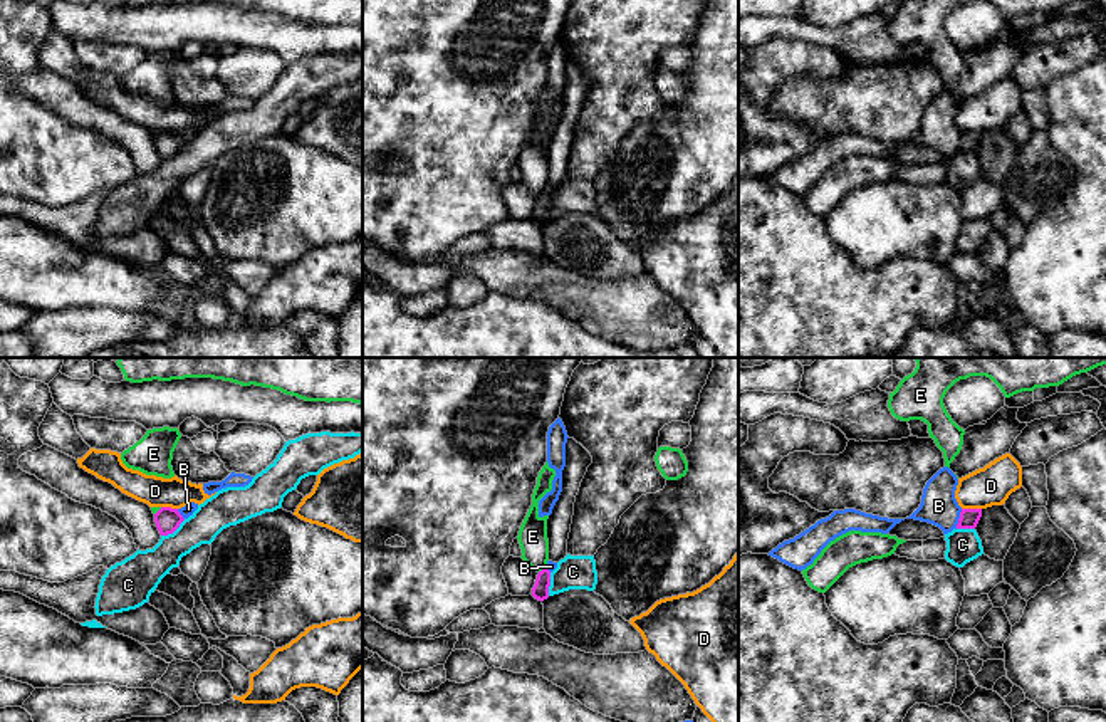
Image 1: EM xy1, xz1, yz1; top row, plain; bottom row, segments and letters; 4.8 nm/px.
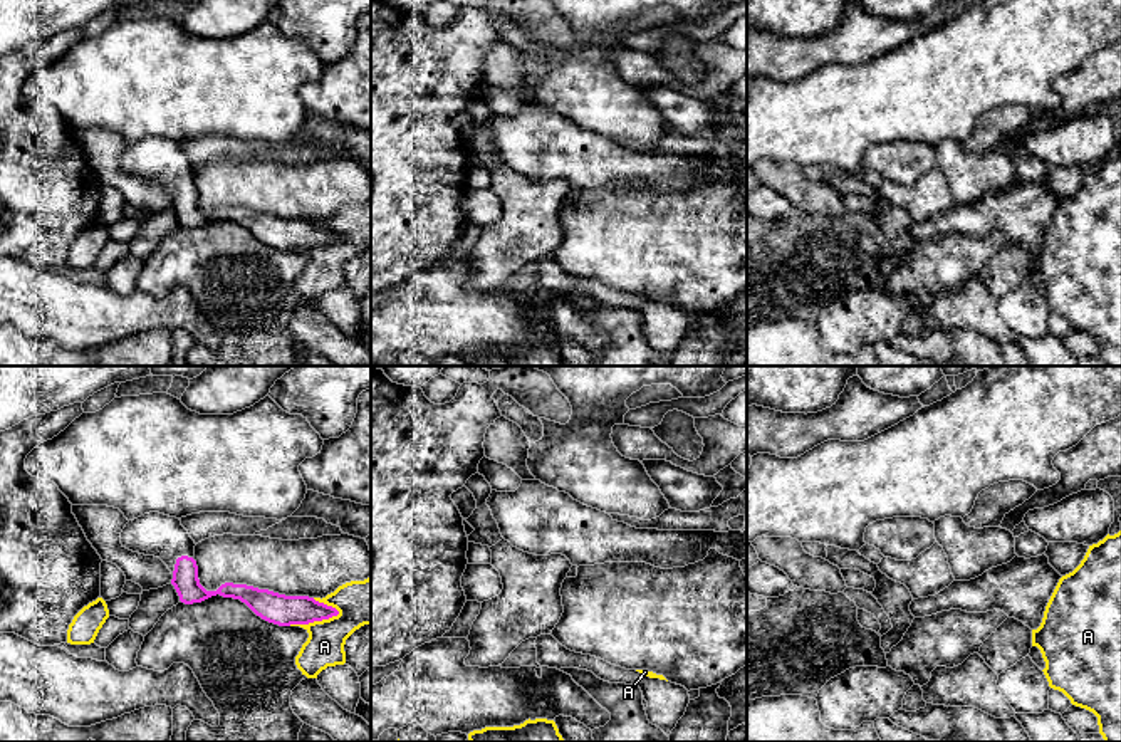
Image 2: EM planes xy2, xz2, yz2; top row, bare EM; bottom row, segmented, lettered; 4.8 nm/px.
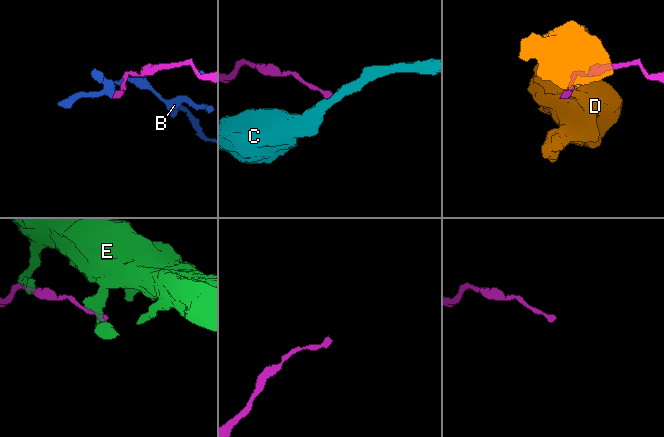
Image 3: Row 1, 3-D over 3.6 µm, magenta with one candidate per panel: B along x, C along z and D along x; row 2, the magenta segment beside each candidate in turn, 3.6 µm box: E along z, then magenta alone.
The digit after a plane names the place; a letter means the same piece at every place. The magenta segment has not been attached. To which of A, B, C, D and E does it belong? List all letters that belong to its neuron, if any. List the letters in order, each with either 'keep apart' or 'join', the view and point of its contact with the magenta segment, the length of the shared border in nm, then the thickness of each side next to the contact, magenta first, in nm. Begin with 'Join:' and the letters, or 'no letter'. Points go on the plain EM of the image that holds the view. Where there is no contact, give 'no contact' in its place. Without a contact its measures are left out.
Join: no letter
A: keep apart | xy2 (314, 244) | 260 nm | 150/220 nm
B: keep apart | yz1 (959, 143) | 100 nm | 100/180 nm
C: keep apart | xy1 (173, 155) | 150 nm | 120/190 nm
D: keep apart | yz1 (972, 133) | 100 nm | 100/190 nm
E: keep apart | xz1 (542, 193) | 50 nm | 80/140 nm

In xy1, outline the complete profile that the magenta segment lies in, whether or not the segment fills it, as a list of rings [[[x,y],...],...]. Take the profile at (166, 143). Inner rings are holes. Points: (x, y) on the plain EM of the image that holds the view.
[[[161,131],[154,138],[154,146],[161,160],[173,158],[180,148],[183,146],[183,139],[178,136],[178,133],[171,131]]]

